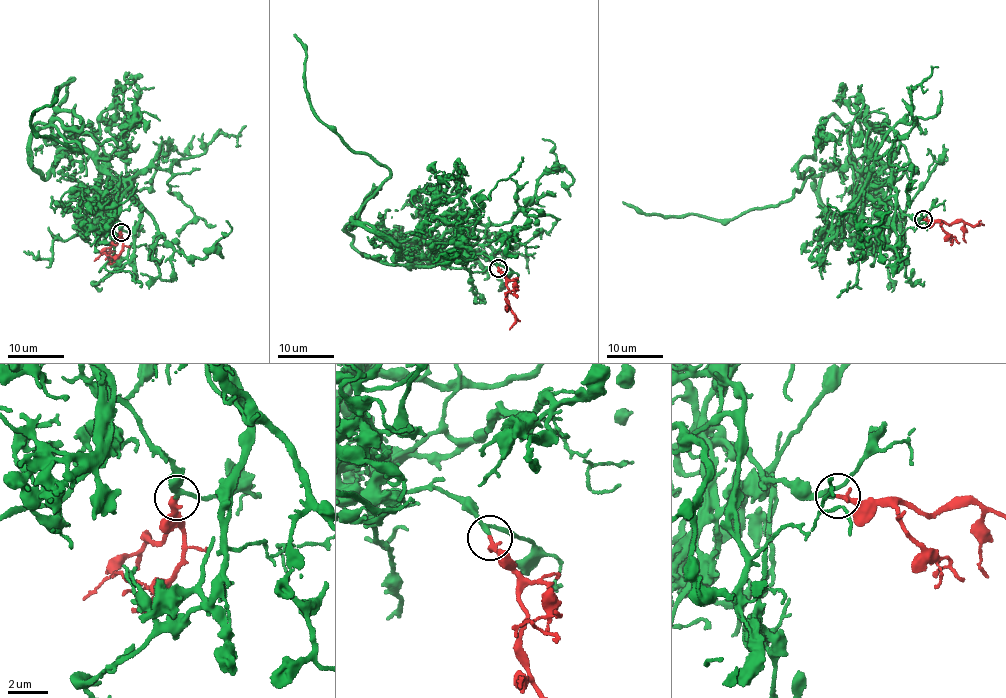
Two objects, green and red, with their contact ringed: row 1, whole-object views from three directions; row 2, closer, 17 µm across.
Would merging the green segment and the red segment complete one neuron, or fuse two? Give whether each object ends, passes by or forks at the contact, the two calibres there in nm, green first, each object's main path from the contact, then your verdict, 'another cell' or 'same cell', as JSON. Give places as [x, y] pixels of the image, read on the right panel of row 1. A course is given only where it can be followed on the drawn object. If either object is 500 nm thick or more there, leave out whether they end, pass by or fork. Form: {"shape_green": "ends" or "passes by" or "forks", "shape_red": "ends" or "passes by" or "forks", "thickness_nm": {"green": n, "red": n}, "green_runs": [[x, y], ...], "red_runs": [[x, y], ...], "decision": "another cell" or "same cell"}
{"shape_green": "passes by", "shape_red": "ends", "thickness_nm": {"green": 200, "red": 280}, "green_runs": [[923, 219], [903, 214], [867, 170], [858, 216], [825, 207], [808, 176], [784, 202], [717, 221], [622, 202]], "red_runs": [[923, 219], [952, 224], [965, 222], [973, 226], [983, 224]], "decision": "same cell"}

